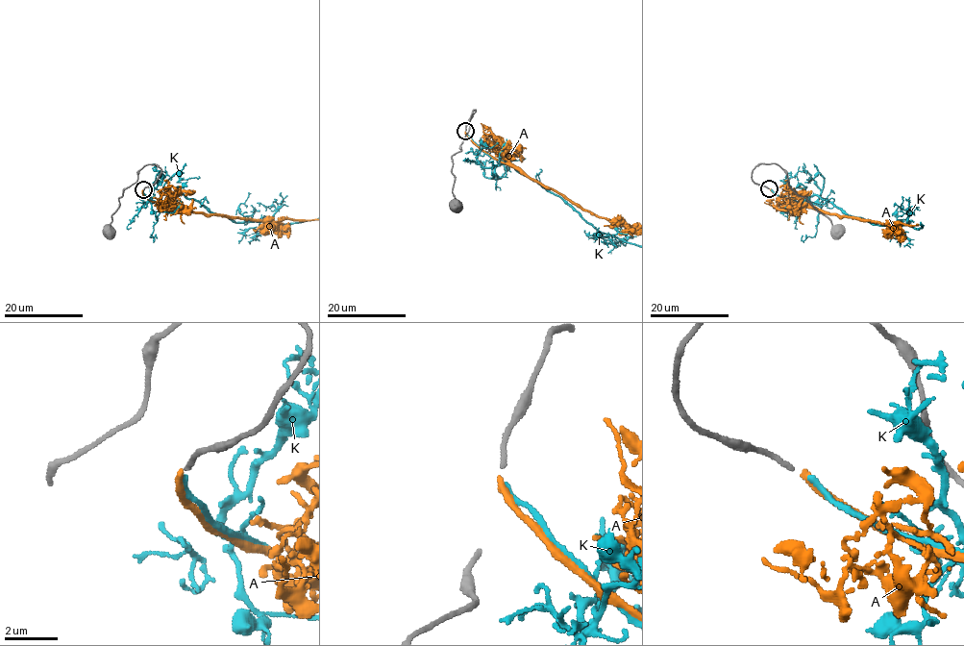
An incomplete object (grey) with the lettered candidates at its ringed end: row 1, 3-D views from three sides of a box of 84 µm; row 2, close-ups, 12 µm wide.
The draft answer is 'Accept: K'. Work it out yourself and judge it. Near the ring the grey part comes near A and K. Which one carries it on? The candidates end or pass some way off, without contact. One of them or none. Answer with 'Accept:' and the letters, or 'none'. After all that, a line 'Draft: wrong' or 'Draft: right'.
Accept: K
Draft: right

